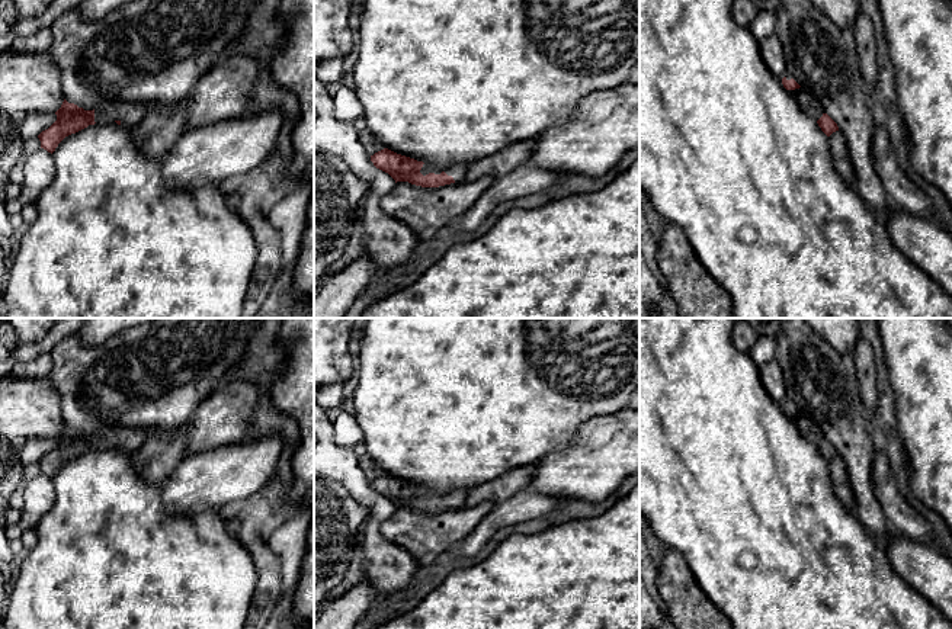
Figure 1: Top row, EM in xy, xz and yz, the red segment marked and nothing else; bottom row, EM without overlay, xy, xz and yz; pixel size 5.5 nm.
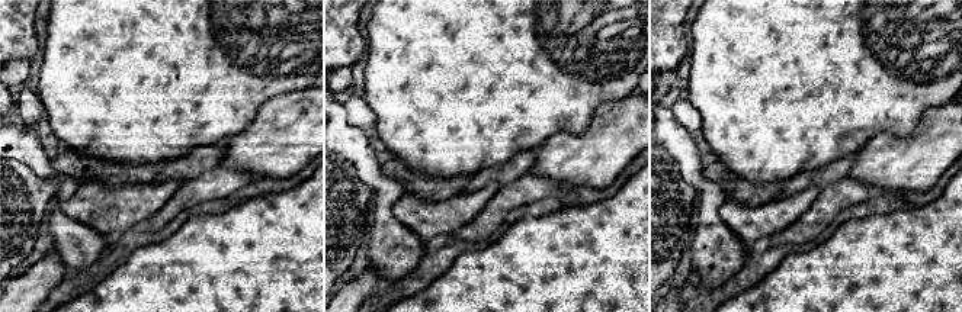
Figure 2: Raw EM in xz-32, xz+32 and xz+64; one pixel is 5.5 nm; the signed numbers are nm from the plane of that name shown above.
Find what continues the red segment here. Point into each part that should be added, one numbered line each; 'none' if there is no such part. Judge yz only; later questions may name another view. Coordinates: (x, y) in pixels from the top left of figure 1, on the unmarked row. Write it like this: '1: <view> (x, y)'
1: yz (805, 426)

